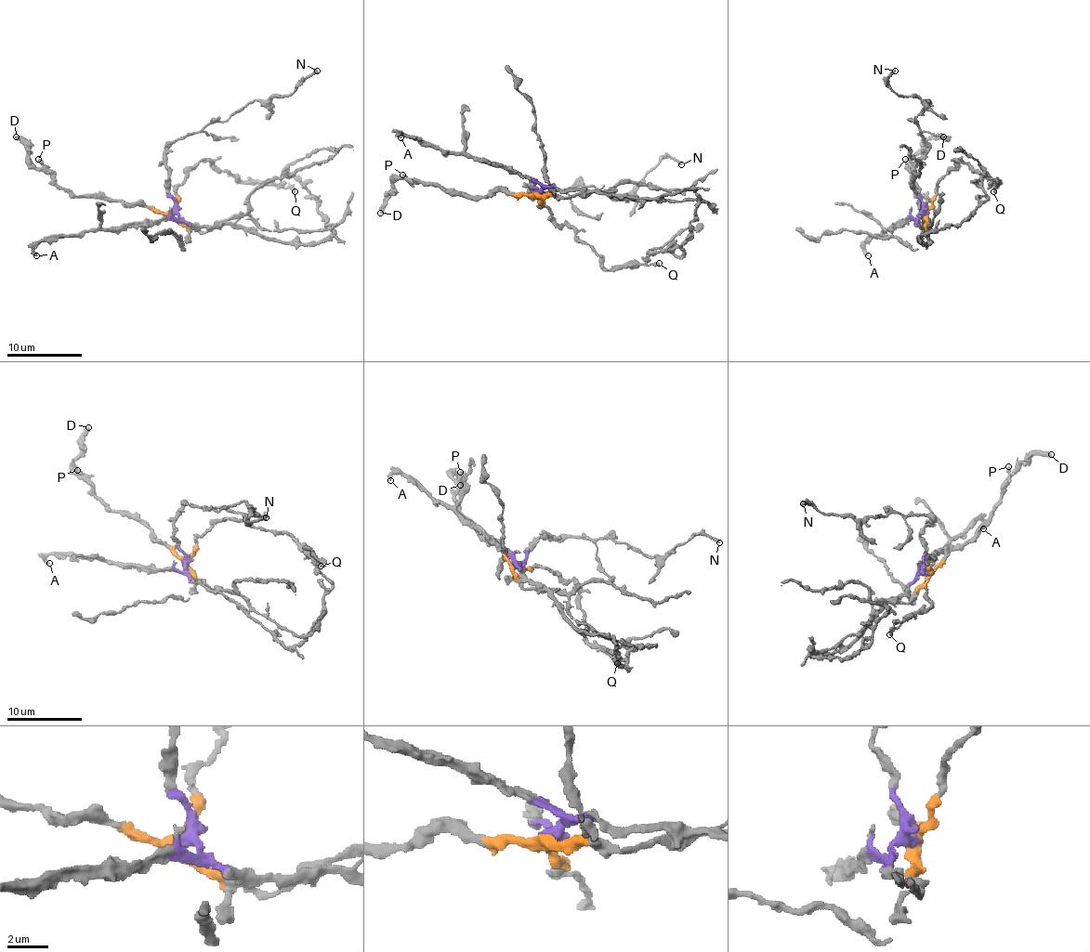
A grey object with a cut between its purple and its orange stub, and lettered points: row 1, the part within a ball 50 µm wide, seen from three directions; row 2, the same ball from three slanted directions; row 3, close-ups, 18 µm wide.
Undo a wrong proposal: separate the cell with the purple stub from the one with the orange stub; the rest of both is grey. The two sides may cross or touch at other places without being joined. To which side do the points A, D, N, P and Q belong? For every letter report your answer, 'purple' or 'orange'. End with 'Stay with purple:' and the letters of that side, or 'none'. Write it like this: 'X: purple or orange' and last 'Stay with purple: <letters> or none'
A: purple
D: orange
N: purple
P: orange
Q: orange
Stay with purple: A, N

